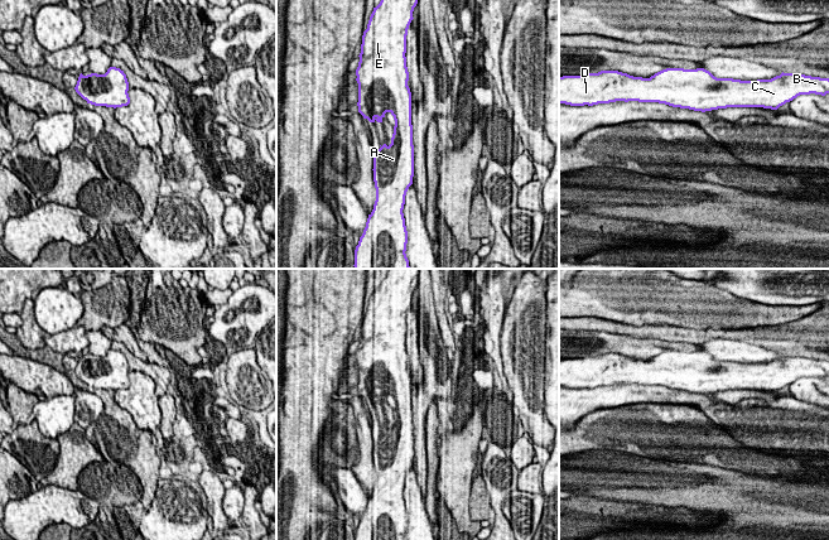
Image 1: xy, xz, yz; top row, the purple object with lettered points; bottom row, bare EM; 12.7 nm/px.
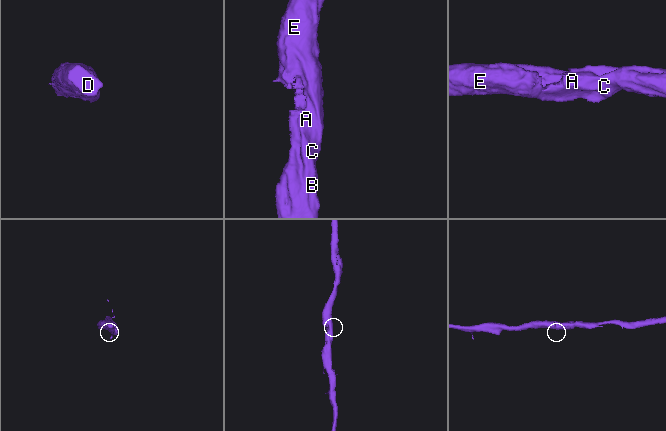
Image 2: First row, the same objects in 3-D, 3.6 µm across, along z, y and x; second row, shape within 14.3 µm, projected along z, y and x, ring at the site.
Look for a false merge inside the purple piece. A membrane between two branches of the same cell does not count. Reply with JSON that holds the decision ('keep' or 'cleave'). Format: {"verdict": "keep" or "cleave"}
{"verdict": "keep"}

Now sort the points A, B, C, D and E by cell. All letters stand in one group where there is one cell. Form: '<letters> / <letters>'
A B C D E

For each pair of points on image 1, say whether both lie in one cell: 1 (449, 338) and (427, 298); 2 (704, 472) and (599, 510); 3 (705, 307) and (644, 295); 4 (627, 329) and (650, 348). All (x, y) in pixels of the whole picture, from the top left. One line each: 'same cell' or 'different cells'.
1: different cells
2: different cells
3: same cell
4: different cells

